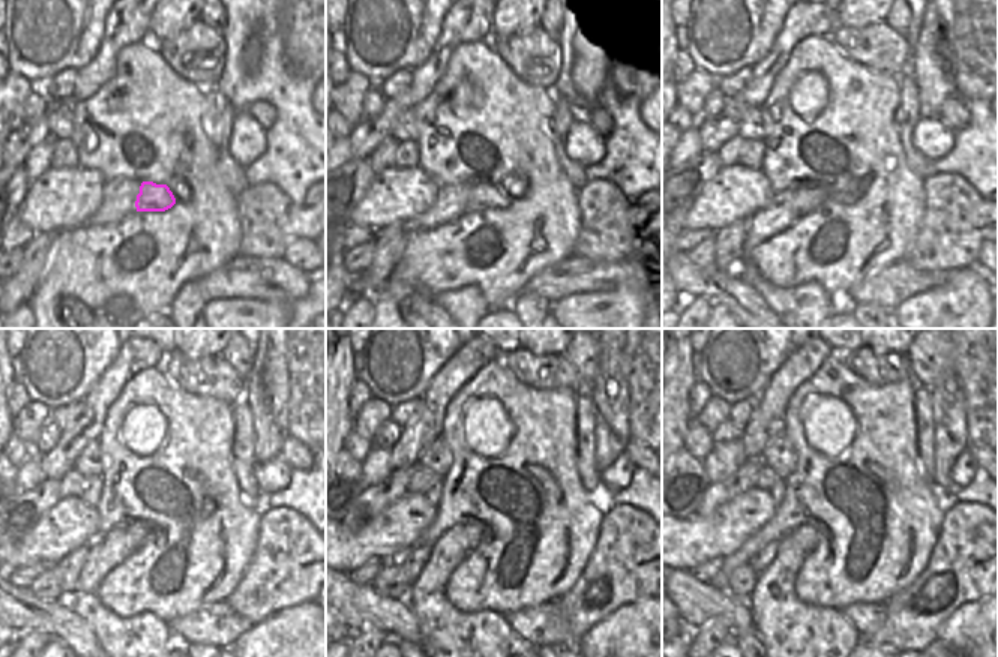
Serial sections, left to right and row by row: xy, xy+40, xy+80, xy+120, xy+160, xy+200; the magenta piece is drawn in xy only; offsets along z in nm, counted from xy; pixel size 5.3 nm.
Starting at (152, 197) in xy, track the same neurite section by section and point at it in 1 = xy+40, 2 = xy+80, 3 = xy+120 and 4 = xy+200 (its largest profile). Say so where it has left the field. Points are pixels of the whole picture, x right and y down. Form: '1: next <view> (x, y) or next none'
1: next xy+40 (480, 197)
2: next xy+80 (815, 195)
3: next xy+120 (138, 531)
4: next xy+200 (808, 534)

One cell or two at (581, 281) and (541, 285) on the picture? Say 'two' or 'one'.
one

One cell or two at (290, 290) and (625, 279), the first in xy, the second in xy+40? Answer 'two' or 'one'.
one

